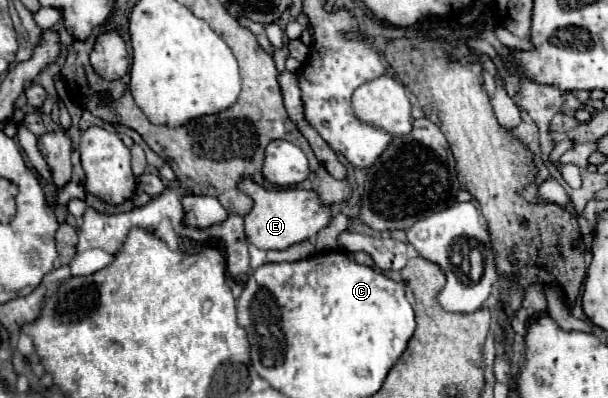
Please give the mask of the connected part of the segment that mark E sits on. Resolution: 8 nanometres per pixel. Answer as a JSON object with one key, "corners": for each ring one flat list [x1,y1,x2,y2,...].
{"corners":[[242,178,238,188,254,200,254,208,244,216,244,222,248,242,260,250,284,250,316,236,330,222,330,206,324,206,312,190,266,190,254,178]]}

